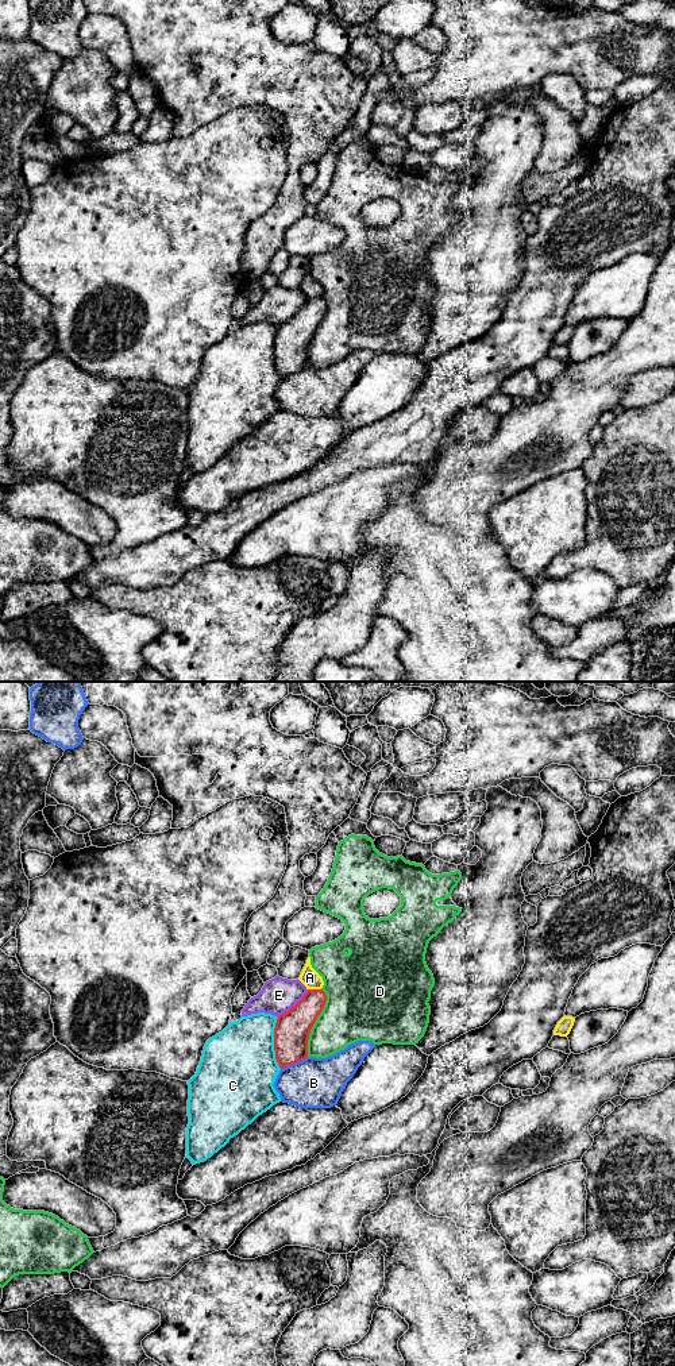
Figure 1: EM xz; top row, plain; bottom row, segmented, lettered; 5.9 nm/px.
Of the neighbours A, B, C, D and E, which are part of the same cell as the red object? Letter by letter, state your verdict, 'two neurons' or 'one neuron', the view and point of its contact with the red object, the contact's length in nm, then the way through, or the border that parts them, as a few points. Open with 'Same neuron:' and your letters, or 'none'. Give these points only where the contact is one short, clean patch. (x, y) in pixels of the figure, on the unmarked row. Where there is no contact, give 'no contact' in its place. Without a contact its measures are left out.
Same neuron: none
A: two neurons | xz (315, 298) | 90 nm
B: two neurons | xz (293, 371) | 180 nm
C: two neurons | xz (274, 352) | 300 nm
D: two neurons | xz (315, 330) | 420 nm
E: two neurons | xz (294, 315) | 260 nm

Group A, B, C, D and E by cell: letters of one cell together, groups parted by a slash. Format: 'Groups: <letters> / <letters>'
Groups: A / B / C / D / E

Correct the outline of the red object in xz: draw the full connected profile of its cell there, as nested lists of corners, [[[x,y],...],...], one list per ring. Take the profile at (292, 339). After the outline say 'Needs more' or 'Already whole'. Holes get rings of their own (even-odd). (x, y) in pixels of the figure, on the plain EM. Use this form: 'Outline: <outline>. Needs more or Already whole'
Outline: [[[323,297],[308,298],[294,316],[278,325],[274,337],[274,359],[281,378],[308,366],[309,343],[325,310],[327,304]]]. Already whole

